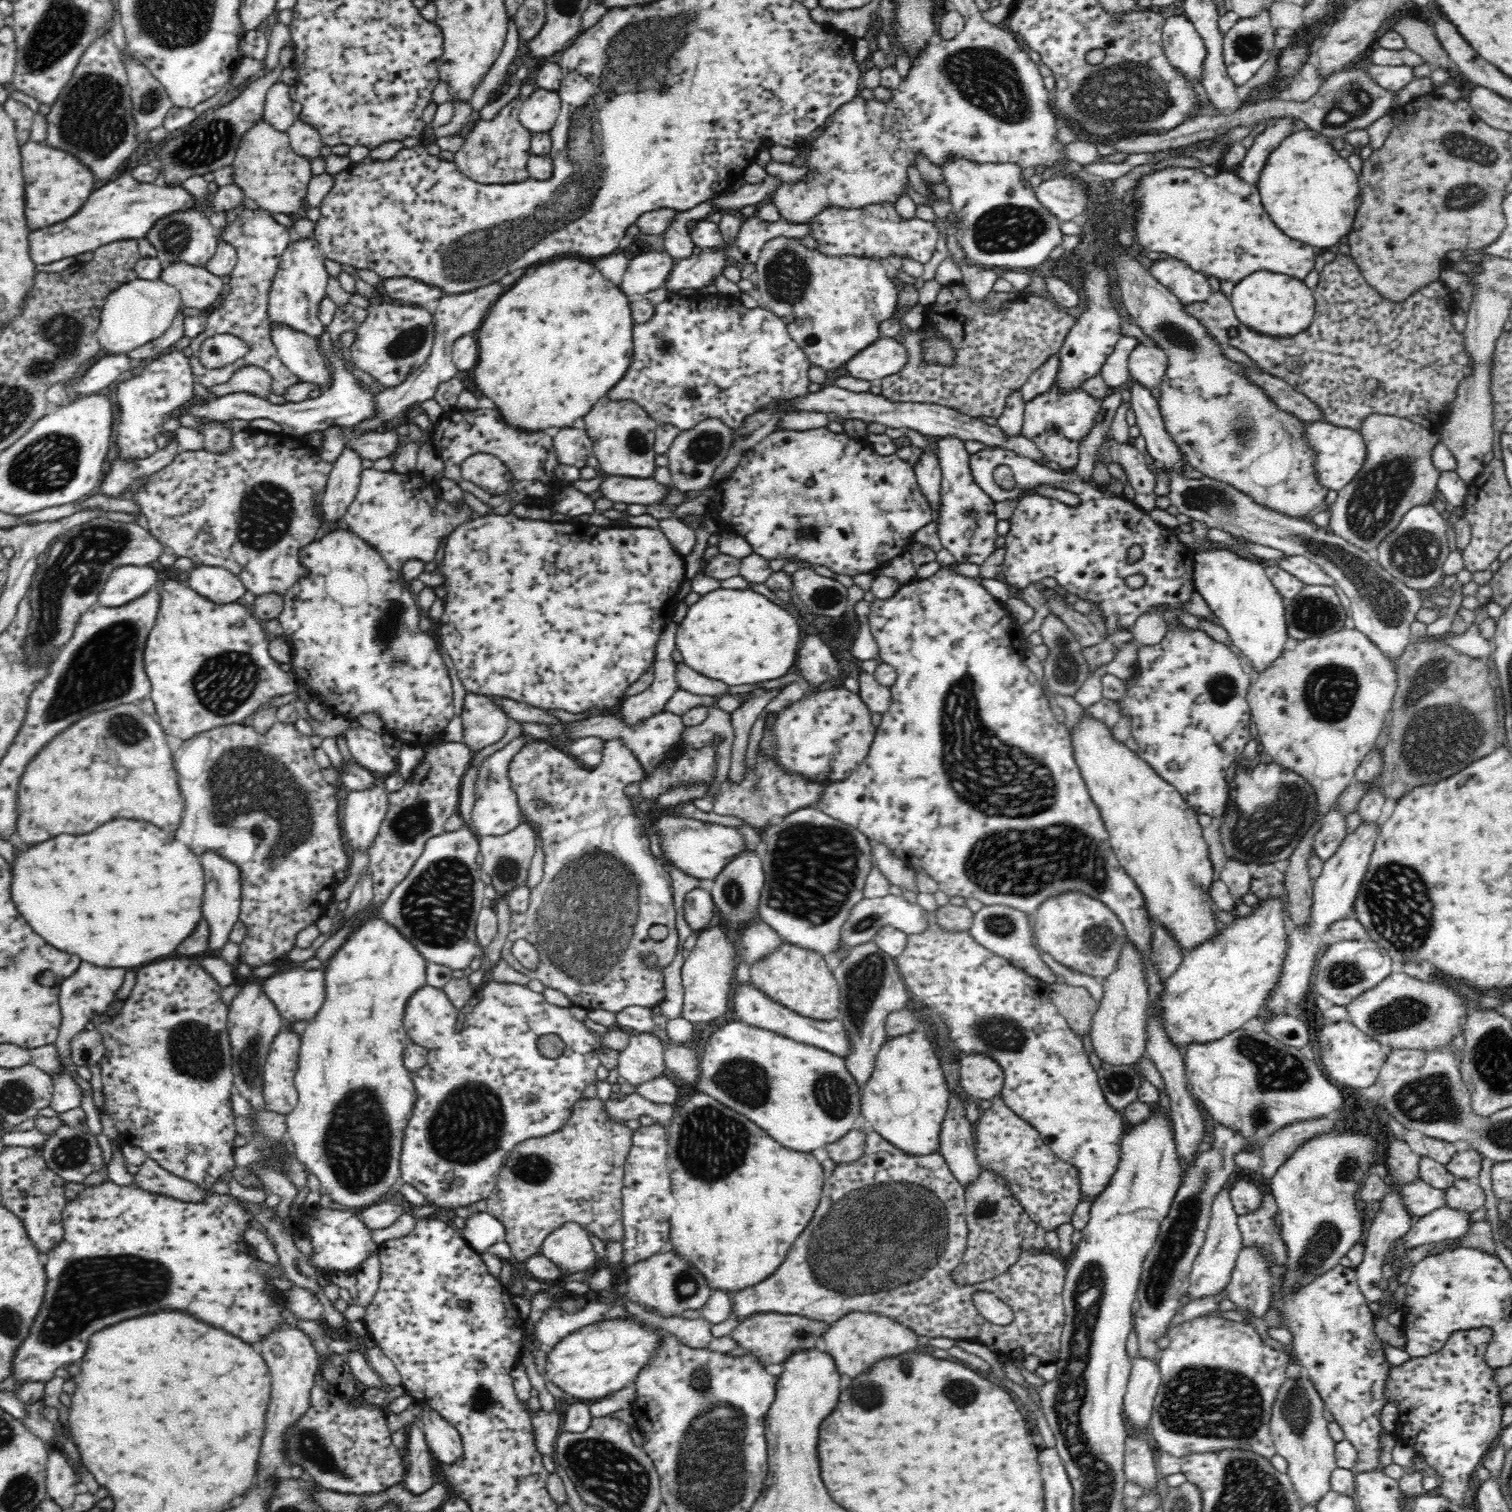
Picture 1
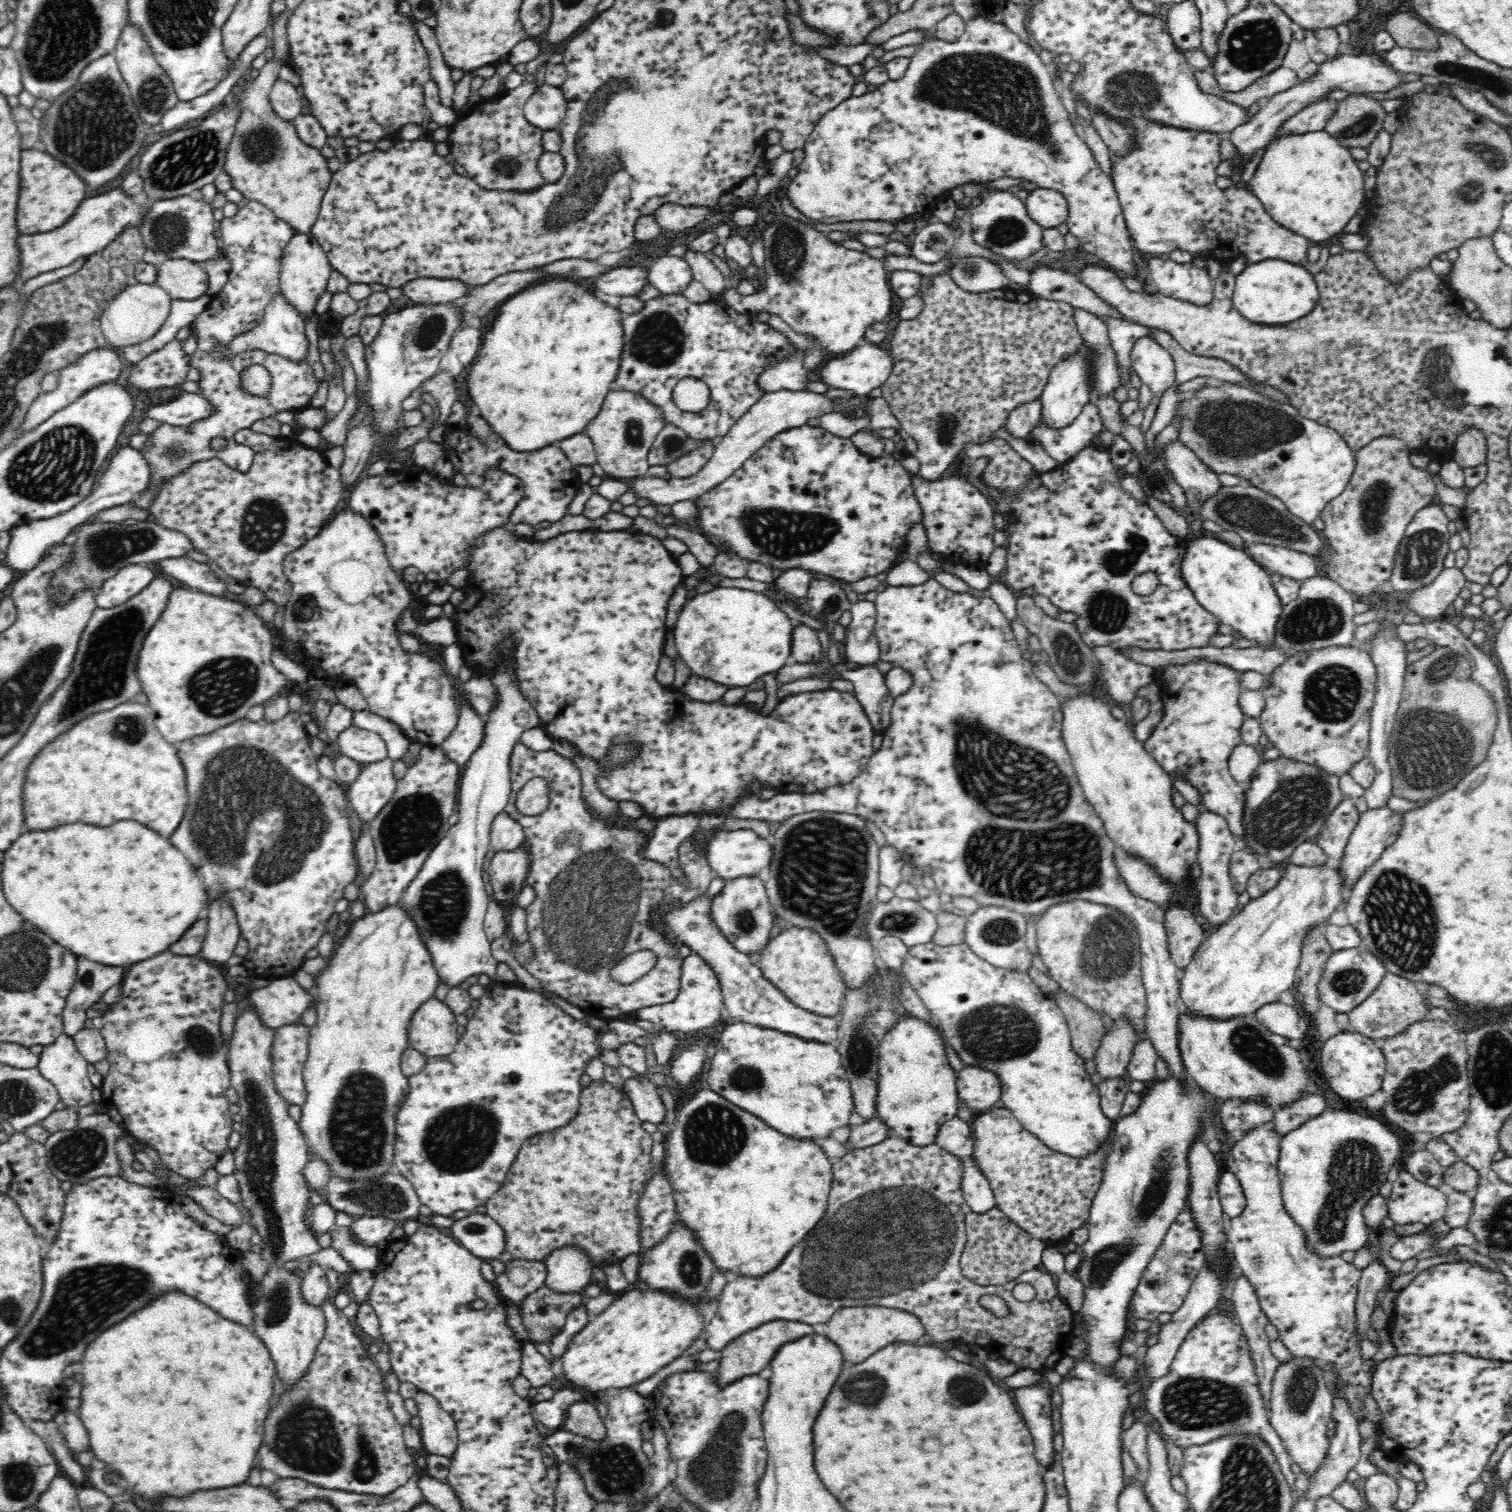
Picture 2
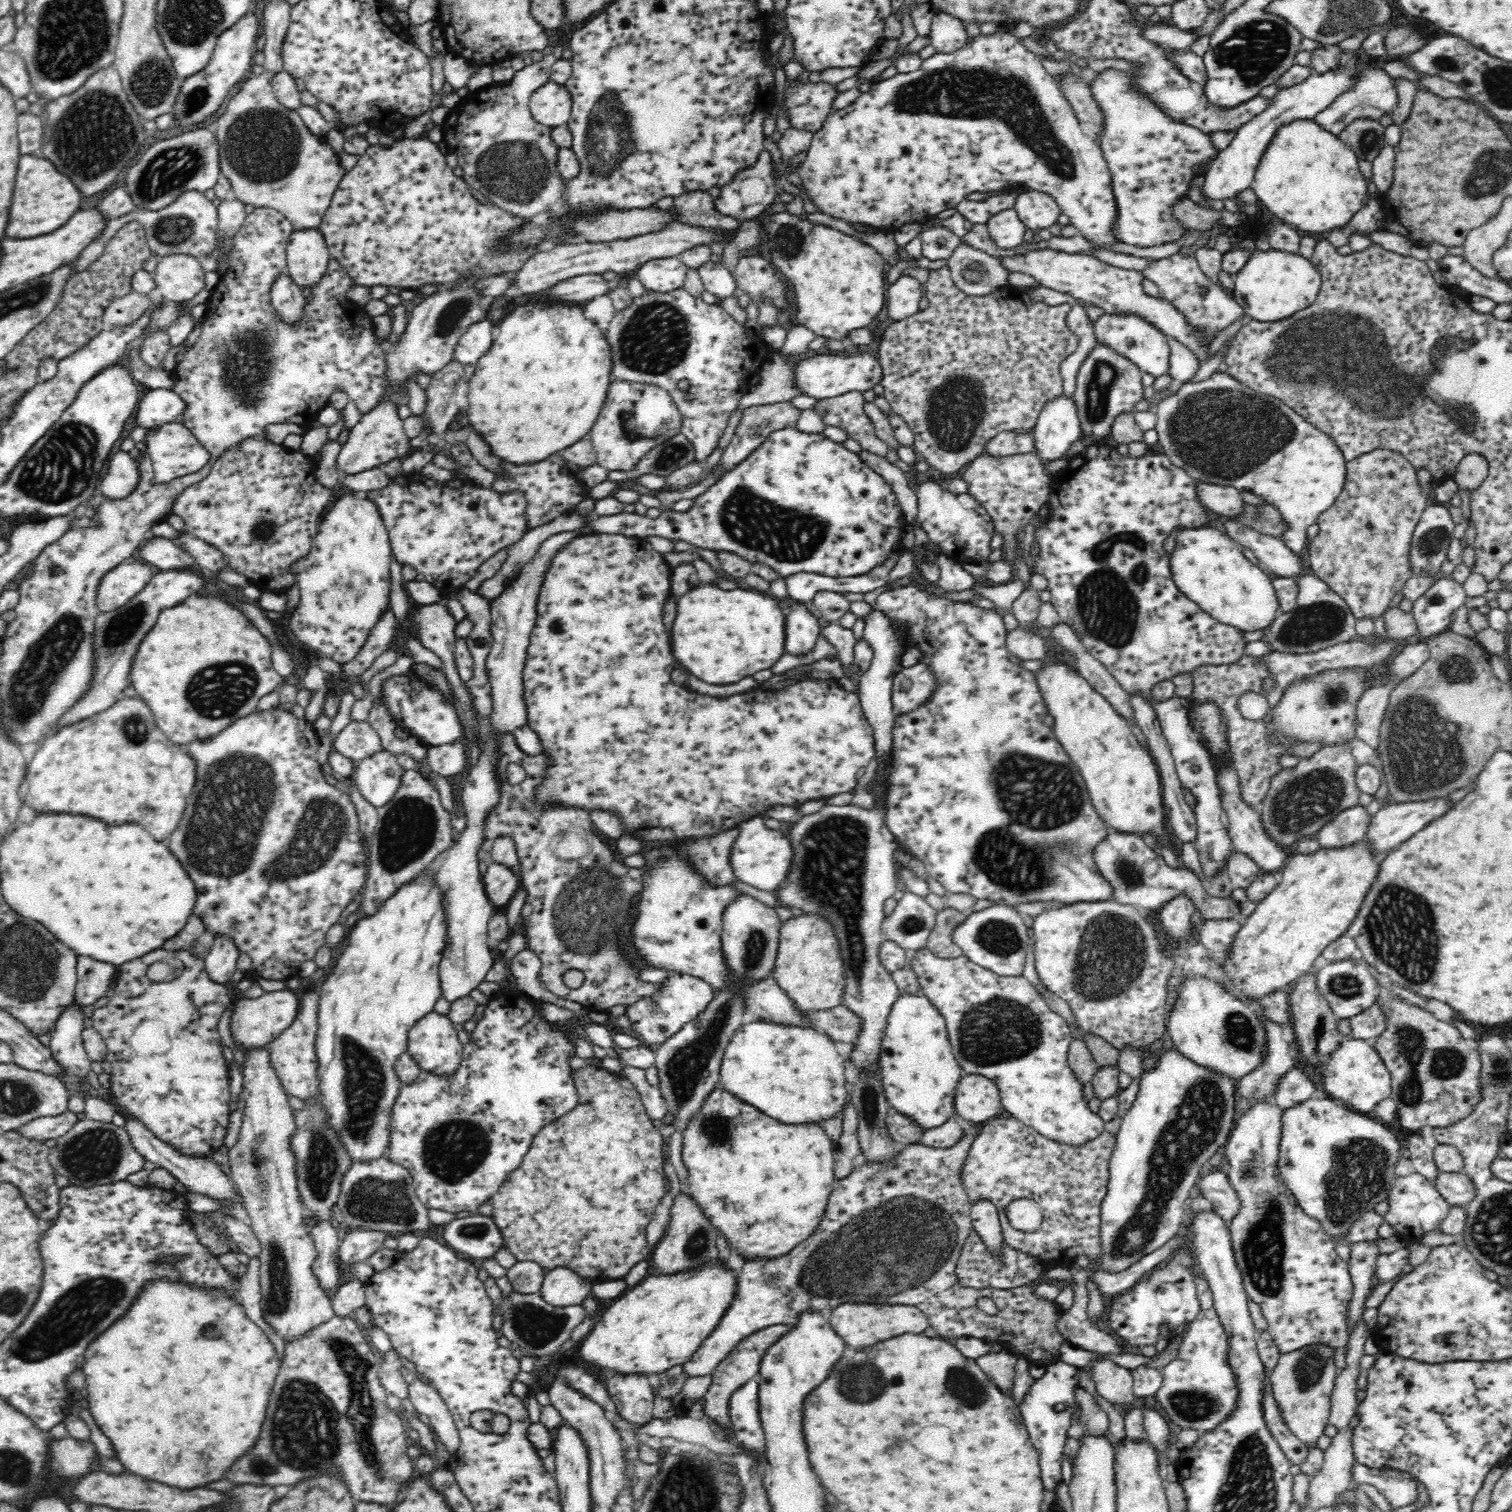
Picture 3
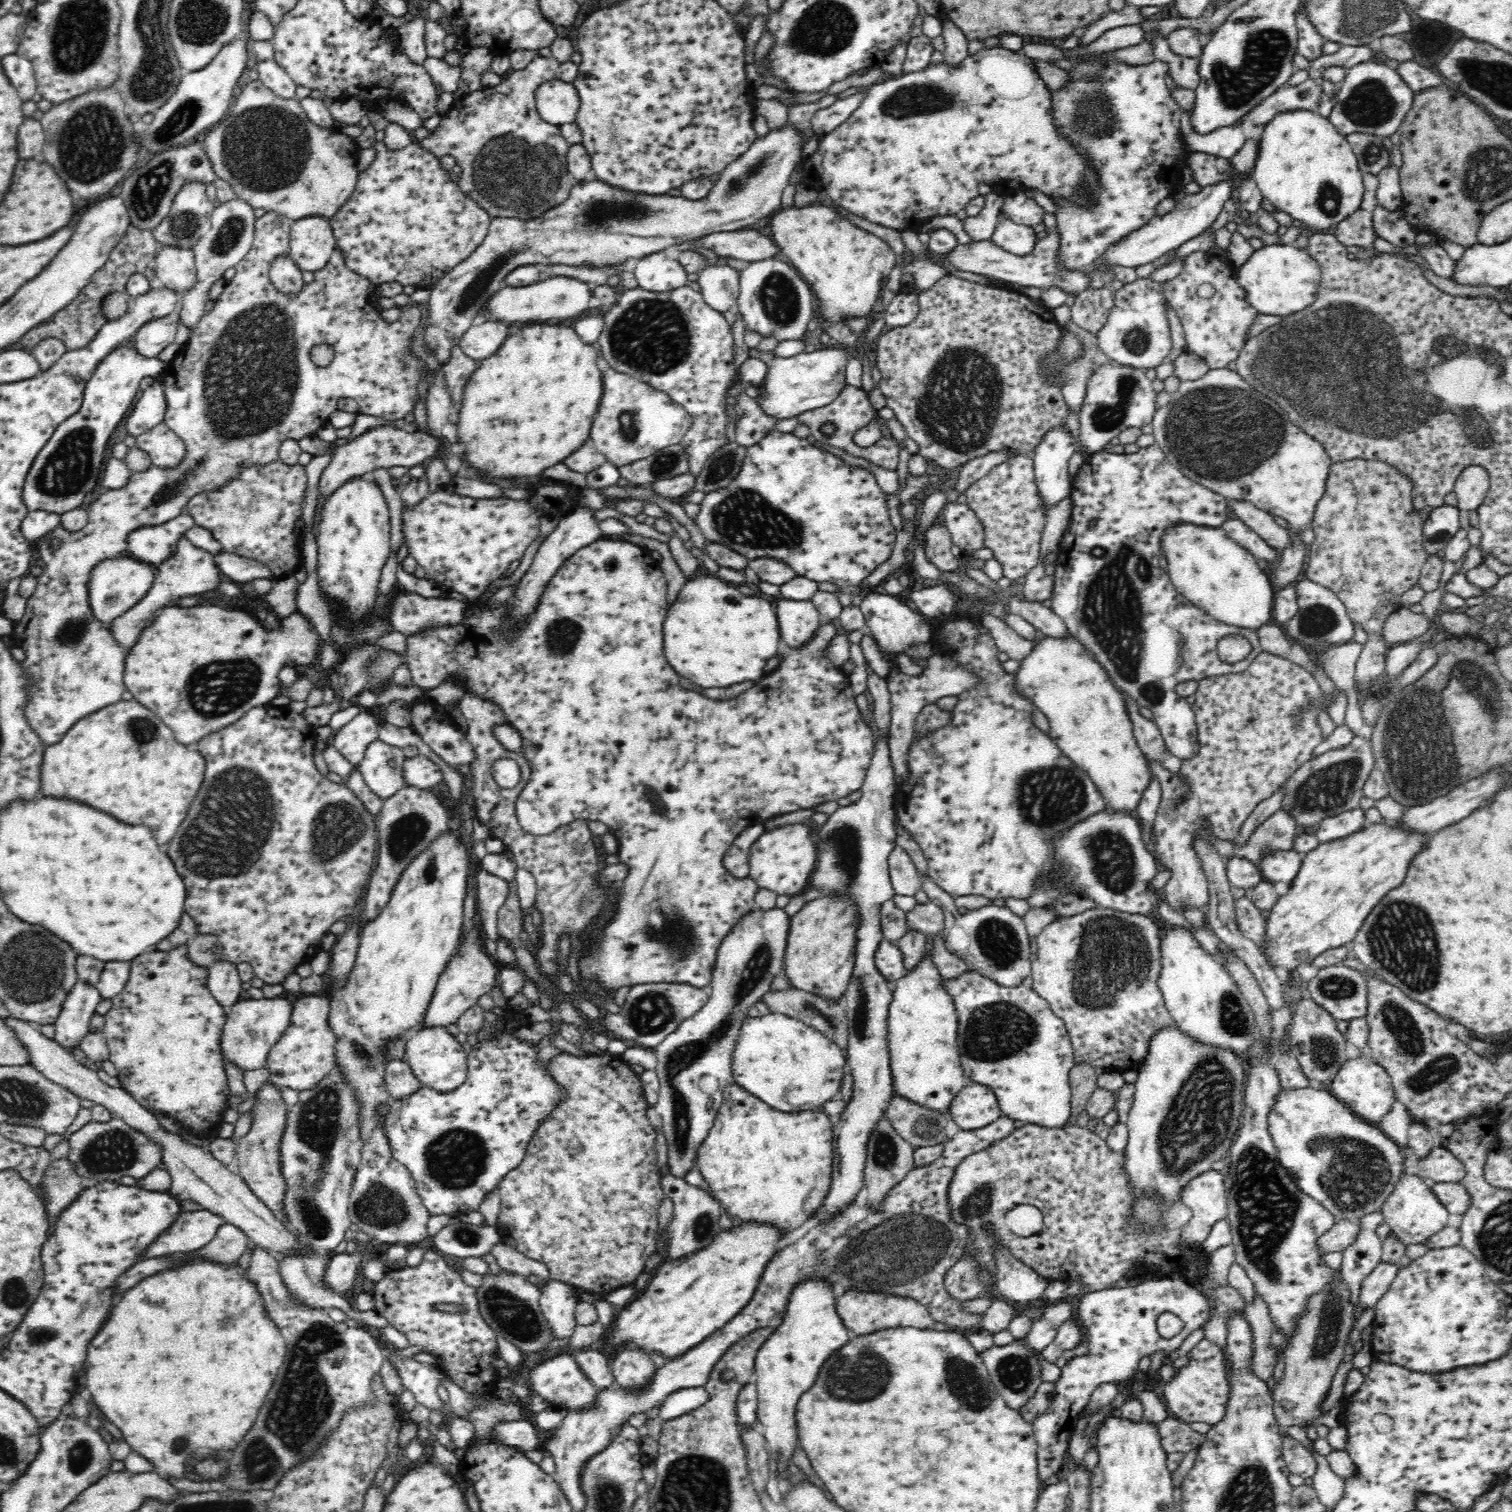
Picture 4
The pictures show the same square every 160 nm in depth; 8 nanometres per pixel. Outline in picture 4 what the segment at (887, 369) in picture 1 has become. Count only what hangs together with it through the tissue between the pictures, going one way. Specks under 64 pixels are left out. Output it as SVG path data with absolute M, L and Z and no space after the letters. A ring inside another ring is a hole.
M853 346L816 349L813 352L800 352L796 356L784 358L776 356L774 350L764 351L760 347L748 352L749 358L756 358L768 367L768 373L763 382L766 390L762 398L757 398L764 411L776 415L778 420L794 418L801 412L823 407L840 396L840 392L848 387L846 382L846 367L852 357Z

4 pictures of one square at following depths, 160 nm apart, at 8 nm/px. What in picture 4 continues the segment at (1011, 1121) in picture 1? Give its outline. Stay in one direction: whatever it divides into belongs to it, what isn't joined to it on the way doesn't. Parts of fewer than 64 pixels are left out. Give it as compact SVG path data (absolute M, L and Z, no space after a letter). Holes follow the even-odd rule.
M1024 1124L1024 1126L1020 1126L1020 1128L1015 1127L1012 1132L1009 1132L1005 1137L1001 1137L994 1142L991 1142L986 1148L978 1150L978 1152L972 1153L971 1155L966 1156L966 1158L962 1159L962 1162L956 1166L953 1180L949 1189L949 1202L951 1204L951 1214L954 1221L958 1222L967 1222L968 1225L972 1227L972 1237L974 1237L974 1241L967 1247L967 1252L973 1252L976 1249L976 1256L979 1257L980 1264L983 1261L989 1261L989 1254L992 1252L992 1248L988 1248L985 1245L985 1241L983 1241L983 1237L985 1236L985 1232L981 1228L981 1223L984 1221L994 1223L994 1228L996 1228L996 1236L999 1236L1001 1242L1014 1254L1018 1260L1021 1260L1025 1265L1032 1267L1037 1273L1046 1277L1048 1282L1054 1281L1062 1281L1062 1282L1072 1282L1074 1280L1078 1280L1080 1278L1080 1282L1082 1284L1082 1288L1085 1288L1085 1292L1102 1290L1104 1288L1108 1288L1108 1286L1114 1286L1118 1280L1122 1278L1130 1278L1130 1276L1138 1275L1138 1274L1155 1274L1156 1276L1167 1275L1168 1273L1176 1272L1183 1274L1185 1277L1191 1280L1192 1283L1197 1286L1197 1282L1200 1281L1200 1285L1202 1288L1198 1288L1200 1292L1206 1296L1206 1298L1214 1298L1215 1307L1213 1311L1213 1315L1209 1318L1209 1320L1204 1324L1202 1330L1204 1331L1204 1337L1212 1340L1213 1343L1219 1344L1220 1348L1222 1348L1222 1352L1224 1352L1224 1356L1226 1356L1226 1334L1228 1334L1228 1329L1226 1329L1226 1320L1225 1318L1228 1316L1228 1311L1232 1309L1242 1309L1244 1308L1243 1300L1241 1296L1234 1290L1229 1284L1224 1284L1224 1286L1214 1287L1210 1278L1206 1275L1208 1274L1207 1258L1200 1257L1198 1255L1198 1250L1188 1249L1181 1240L1179 1240L1178 1234L1180 1234L1180 1228L1190 1220L1190 1216L1192 1216L1191 1209L1183 1204L1181 1201L1177 1203L1175 1206L1172 1206L1171 1212L1165 1217L1165 1228L1164 1233L1157 1233L1156 1235L1152 1234L1152 1236L1137 1236L1133 1234L1133 1231L1128 1231L1128 1228L1125 1227L1125 1222L1128 1222L1128 1207L1129 1202L1132 1200L1132 1197L1129 1196L1129 1188L1126 1187L1126 1179L1124 1169L1121 1168L1123 1164L1123 1153L1116 1153L1108 1144L1106 1144L1106 1140L1100 1138L1096 1133L1090 1132L1088 1128L1082 1126L1078 1126L1076 1124L1069 1124L1064 1128L1042 1128L1041 1126L1036 1126L1034 1124ZM1018 1204L1032 1204L1037 1208L1042 1210L1044 1214L1044 1226L1040 1232L1039 1237L1018 1237L1015 1236L1011 1231L1007 1230L1005 1227L1004 1214L1008 1212L1008 1210L1012 1210L1014 1206L1018 1206Z

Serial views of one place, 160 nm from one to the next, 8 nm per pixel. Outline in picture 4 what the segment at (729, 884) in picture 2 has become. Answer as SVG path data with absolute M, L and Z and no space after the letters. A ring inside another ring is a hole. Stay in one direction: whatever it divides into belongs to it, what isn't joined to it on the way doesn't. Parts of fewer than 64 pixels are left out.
M758 907L744 913L720 941L706 1004L680 1023L675 1031L653 1048L656 1052L654 1069L659 1078L658 1096L654 1105L663 1120L662 1129L668 1148L667 1165L672 1175L684 1179L686 1172L694 1166L696 1149L708 1134L717 1108L723 1100L721 1090L725 1085L734 1083L731 1075L732 1051L738 1040L741 1026L749 1017L748 1010L756 1002L763 1000L763 996L772 990L772 982L783 972L788 927L789 916L779 907L770 910L762 910Z

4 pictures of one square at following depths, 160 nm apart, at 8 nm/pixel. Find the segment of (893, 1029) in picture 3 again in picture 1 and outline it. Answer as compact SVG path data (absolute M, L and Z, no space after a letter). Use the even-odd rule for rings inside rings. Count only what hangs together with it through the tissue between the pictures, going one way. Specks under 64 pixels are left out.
M922 1030L892 1037L876 1055L868 1080L860 1087L861 1112L884 1140L909 1156L939 1150L941 1126L948 1110L949 1089L942 1064Z

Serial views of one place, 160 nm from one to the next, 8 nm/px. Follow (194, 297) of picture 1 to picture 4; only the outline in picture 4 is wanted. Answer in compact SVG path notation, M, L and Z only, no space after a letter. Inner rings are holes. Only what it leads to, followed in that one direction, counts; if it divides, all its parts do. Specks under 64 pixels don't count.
M162 247L152 269L164 287L178 296L184 296L197 286L198 275L193 250Z

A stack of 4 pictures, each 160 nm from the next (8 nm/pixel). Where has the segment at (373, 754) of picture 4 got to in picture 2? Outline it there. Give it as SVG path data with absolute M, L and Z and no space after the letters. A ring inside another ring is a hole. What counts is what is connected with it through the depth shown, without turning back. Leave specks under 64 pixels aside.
M390 757L386 759L364 764L361 776L348 786L347 804L363 824L371 824L395 793L397 781L392 773L393 761Z

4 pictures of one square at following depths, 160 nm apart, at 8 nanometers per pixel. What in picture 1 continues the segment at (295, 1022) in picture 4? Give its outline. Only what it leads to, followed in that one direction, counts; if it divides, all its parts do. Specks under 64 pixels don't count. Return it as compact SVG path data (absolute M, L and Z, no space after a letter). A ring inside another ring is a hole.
M284 1029L274 1039L263 1066L261 1098L266 1110L287 1115L297 1103L294 1075L297 1071L299 1035Z

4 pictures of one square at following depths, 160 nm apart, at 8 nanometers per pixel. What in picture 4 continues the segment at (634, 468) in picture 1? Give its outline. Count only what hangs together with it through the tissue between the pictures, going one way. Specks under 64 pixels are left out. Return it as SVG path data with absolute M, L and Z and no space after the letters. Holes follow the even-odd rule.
M610 368L604 374L604 396L590 432L590 440L608 463L623 467L661 448L680 443L691 426L692 414L672 400L667 392Z

